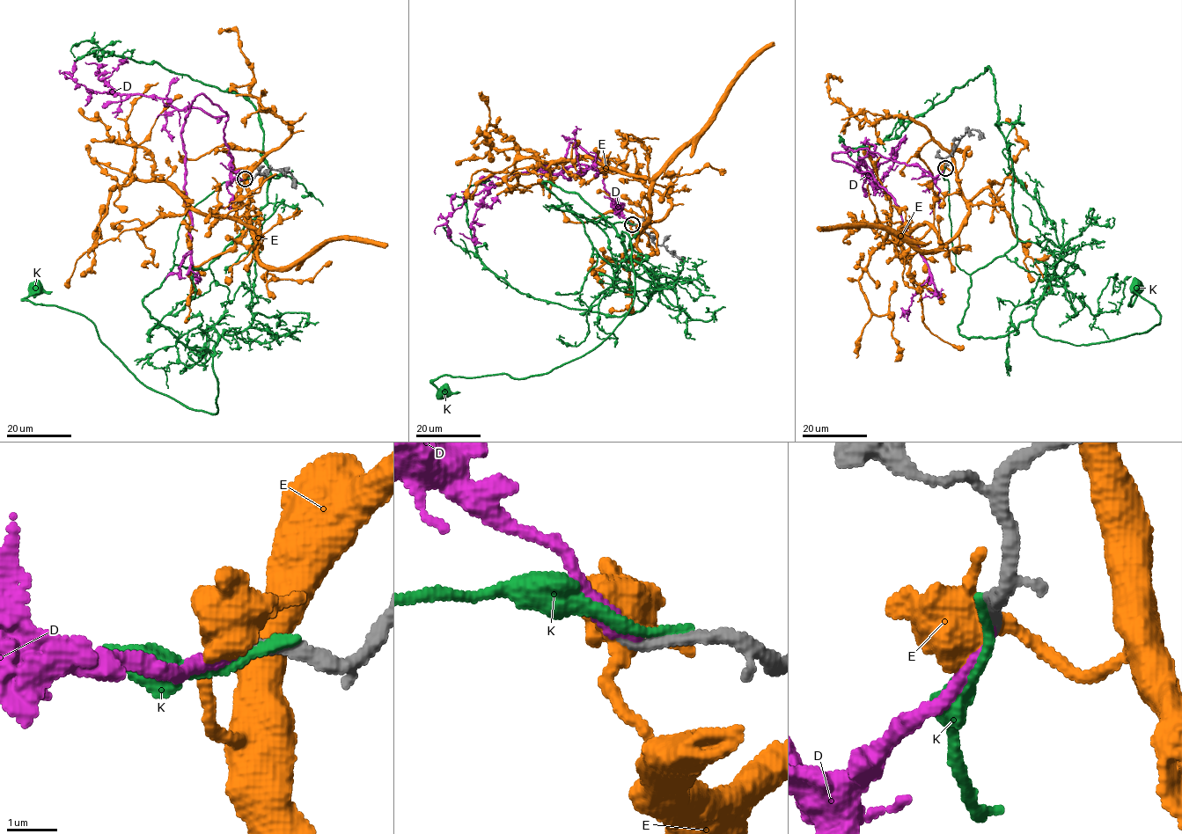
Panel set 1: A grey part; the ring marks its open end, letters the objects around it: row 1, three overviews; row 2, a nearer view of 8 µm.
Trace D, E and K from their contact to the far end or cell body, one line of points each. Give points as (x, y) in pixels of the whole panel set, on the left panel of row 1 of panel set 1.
D: (245, 179), (231, 176), (227, 113), (200, 93), (181, 135), (191, 220), (190, 252), (179, 273), (186, 278)
E: (245, 179), (257, 259), (252, 229), (135, 178), (111, 191), (83, 274)
K: (247, 178), (185, 215), (143, 303), (209, 353), (216, 414), (150, 389), (86, 318), (25, 299), (35, 289)

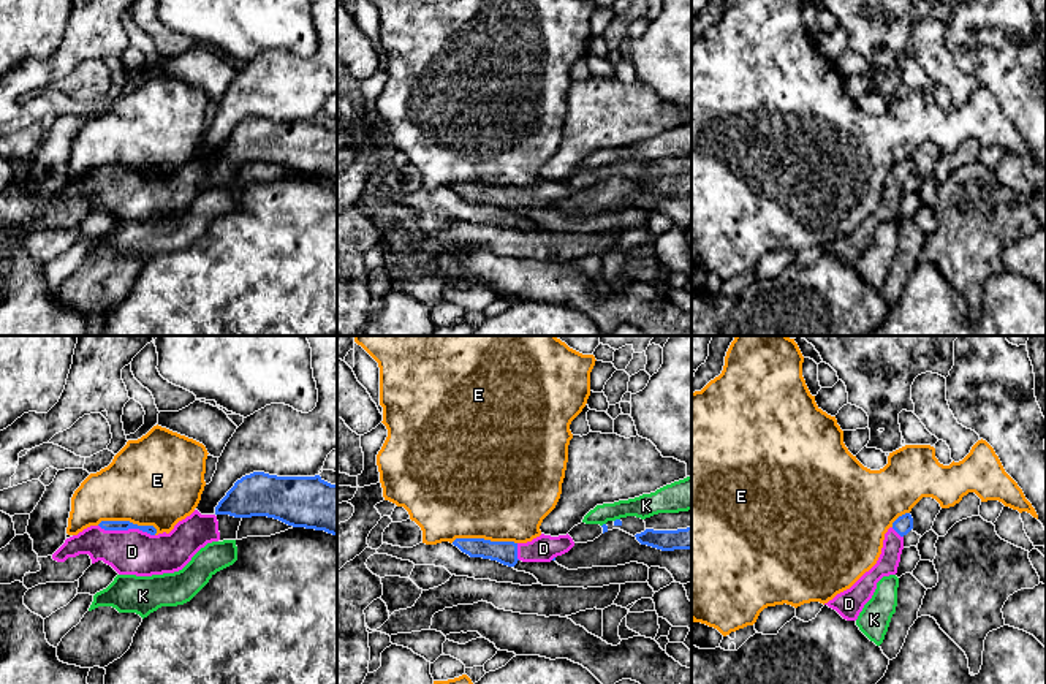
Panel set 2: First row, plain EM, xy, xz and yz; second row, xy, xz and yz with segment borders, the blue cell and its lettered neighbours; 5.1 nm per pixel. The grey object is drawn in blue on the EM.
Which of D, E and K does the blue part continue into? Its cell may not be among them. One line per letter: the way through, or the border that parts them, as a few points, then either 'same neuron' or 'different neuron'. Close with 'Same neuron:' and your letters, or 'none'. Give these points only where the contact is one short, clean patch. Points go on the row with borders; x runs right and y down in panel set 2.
D: same neuron
E: different neuron
K: different neuron
Same neuron: D

